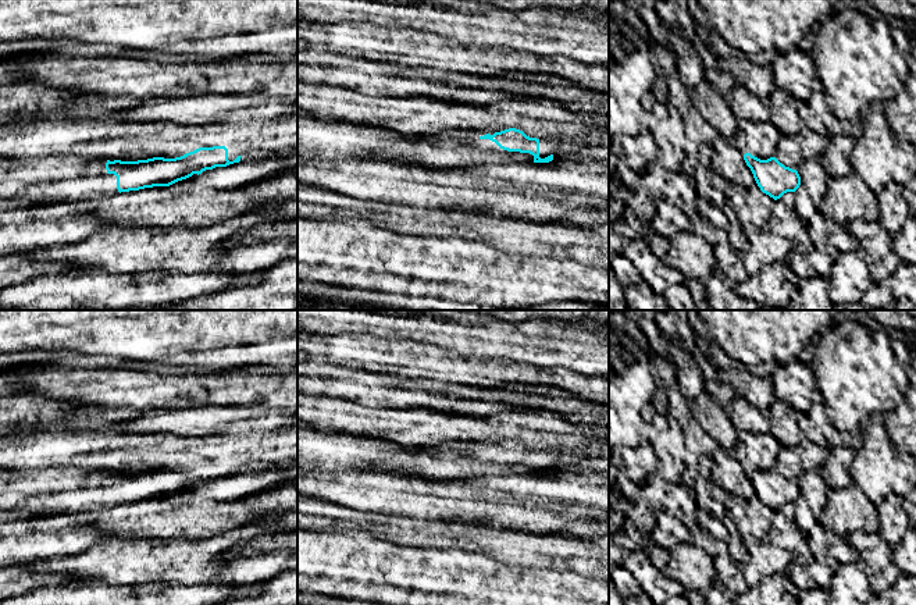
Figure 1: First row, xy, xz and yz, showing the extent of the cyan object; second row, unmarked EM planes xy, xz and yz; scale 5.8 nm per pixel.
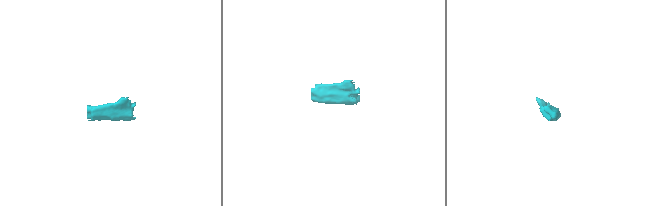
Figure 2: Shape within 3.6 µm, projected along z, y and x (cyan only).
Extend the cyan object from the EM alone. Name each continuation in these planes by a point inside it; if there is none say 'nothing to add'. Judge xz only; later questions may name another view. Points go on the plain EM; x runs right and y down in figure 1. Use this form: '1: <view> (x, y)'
1: xz (578, 465)

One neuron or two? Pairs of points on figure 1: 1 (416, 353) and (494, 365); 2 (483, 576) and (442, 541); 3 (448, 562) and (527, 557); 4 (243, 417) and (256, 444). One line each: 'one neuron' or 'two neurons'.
1: one neuron
2: two neurons
3: two neurons
4: two neurons

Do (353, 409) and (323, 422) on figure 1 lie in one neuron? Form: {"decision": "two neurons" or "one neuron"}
{"decision": "one neuron"}

